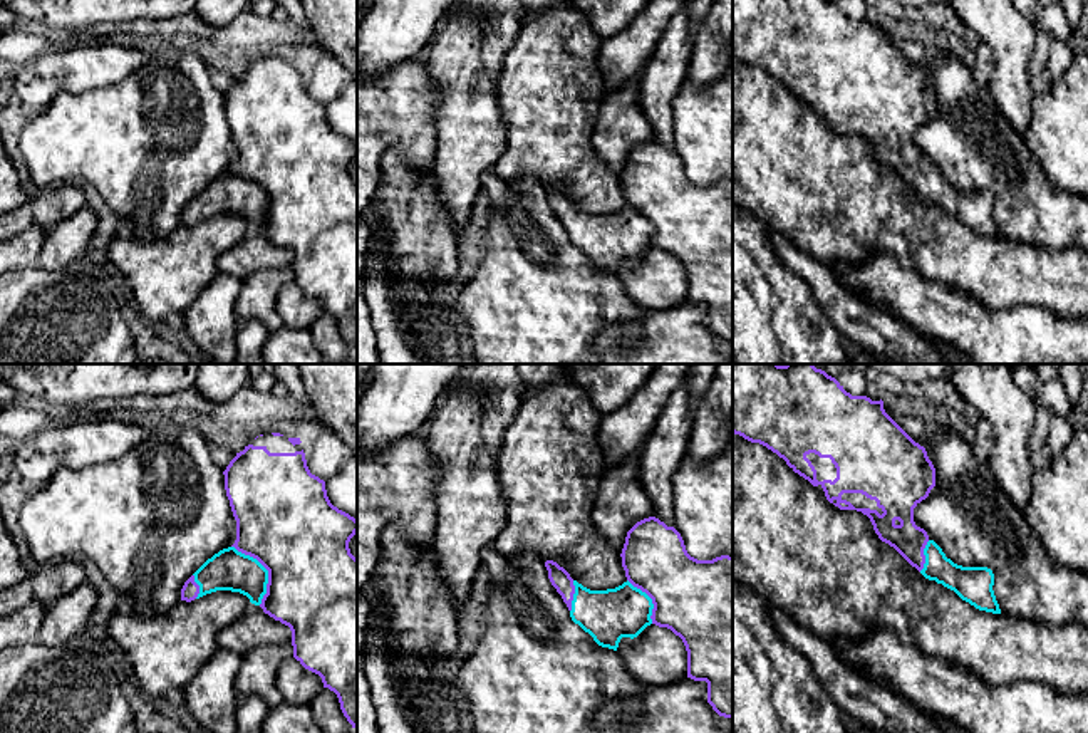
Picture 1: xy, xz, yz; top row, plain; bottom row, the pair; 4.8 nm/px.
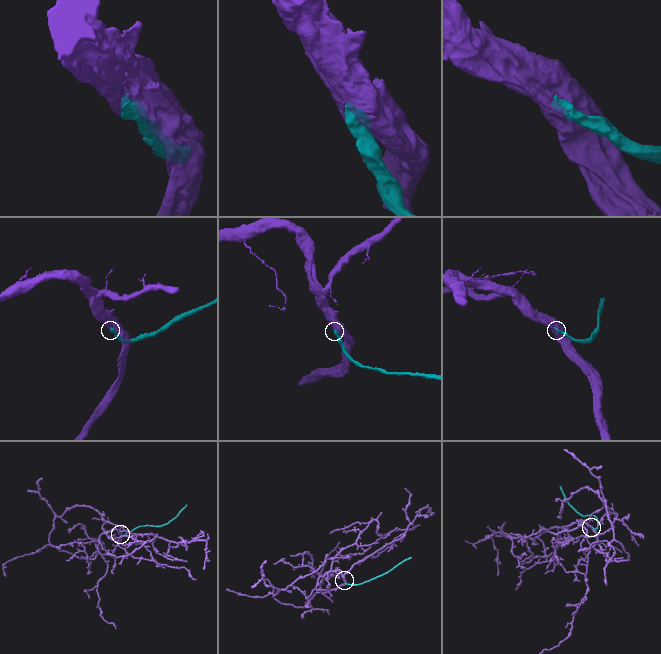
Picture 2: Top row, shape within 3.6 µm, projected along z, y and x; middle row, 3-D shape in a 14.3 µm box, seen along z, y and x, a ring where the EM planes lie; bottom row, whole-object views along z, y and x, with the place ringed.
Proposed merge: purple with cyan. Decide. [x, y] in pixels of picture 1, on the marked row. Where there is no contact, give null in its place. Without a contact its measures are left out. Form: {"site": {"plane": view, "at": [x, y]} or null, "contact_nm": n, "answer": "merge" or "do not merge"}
{"site": {"plane": "xy", "at": [267, 569]}, "contact_nm": 320, "answer": "merge"}

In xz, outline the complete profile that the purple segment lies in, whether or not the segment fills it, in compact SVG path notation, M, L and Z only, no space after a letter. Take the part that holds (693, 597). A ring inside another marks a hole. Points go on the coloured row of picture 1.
M655 517L637 522L627 532L620 557L627 580L607 590L590 590L557 562L545 562L572 621L598 646L614 651L622 637L634 639L650 624L671 629L686 646L687 678L706 681L707 703L719 716L733 718L733 557L691 557L681 533Z

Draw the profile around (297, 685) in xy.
M295 658L277 671L277 688L288 704L310 704L324 688L322 678L305 669Z

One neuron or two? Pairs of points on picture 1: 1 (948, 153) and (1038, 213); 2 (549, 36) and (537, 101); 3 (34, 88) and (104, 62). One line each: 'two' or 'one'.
1: one
2: one
3: one

